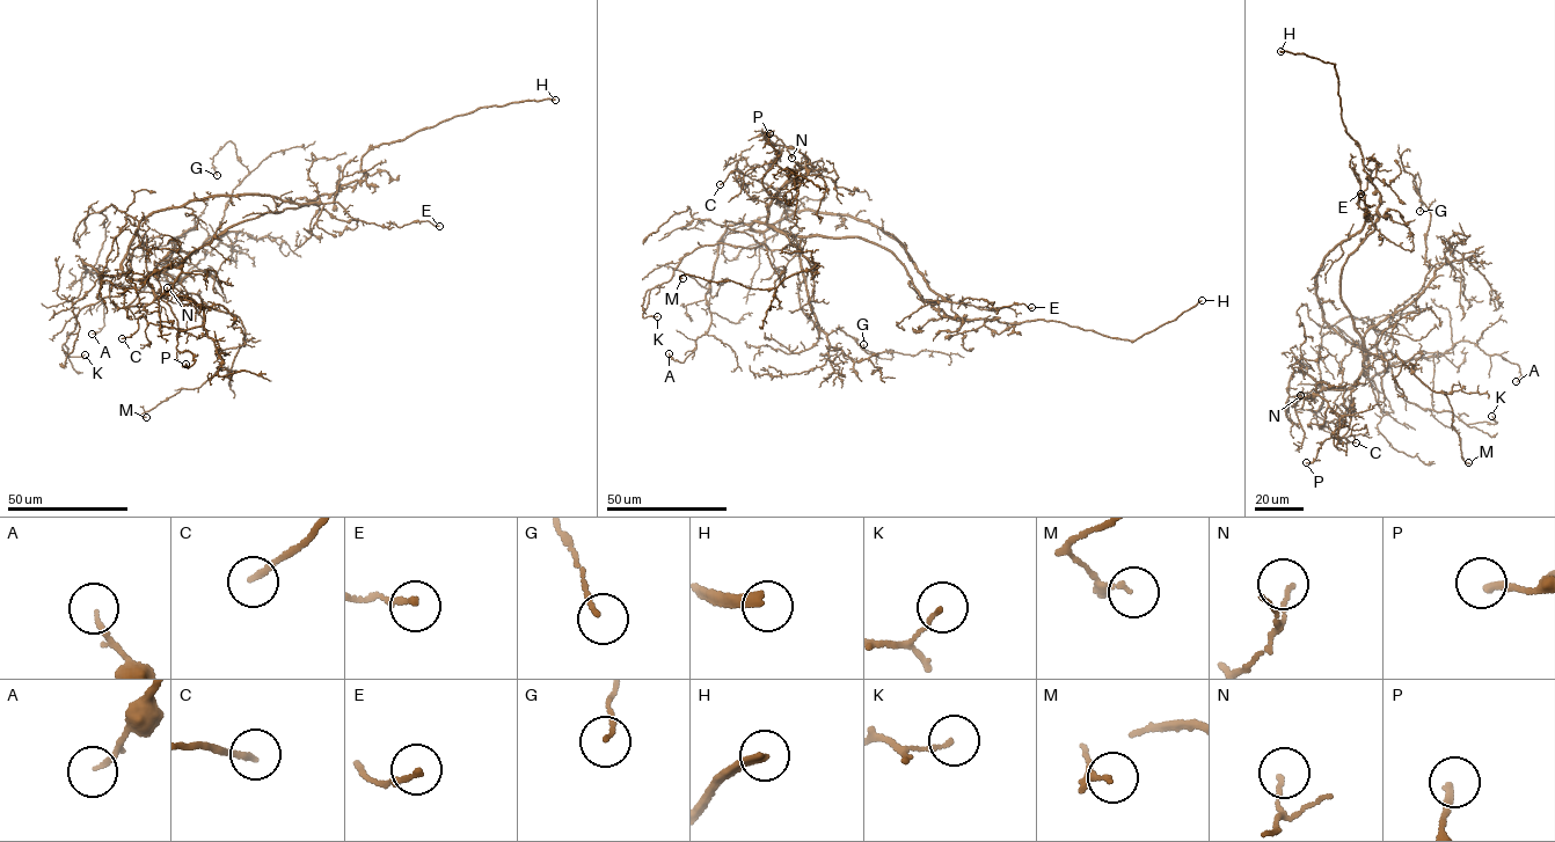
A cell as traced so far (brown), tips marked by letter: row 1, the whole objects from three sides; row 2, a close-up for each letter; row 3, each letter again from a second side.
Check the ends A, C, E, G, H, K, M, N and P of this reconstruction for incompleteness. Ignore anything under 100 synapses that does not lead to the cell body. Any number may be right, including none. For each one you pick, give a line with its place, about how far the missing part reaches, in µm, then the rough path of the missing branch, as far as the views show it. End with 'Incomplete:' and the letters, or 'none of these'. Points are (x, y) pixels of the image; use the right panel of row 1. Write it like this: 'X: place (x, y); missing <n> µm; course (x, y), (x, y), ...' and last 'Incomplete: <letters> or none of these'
H: place (1280, 51); missing 80 µm
Incomplete: H

